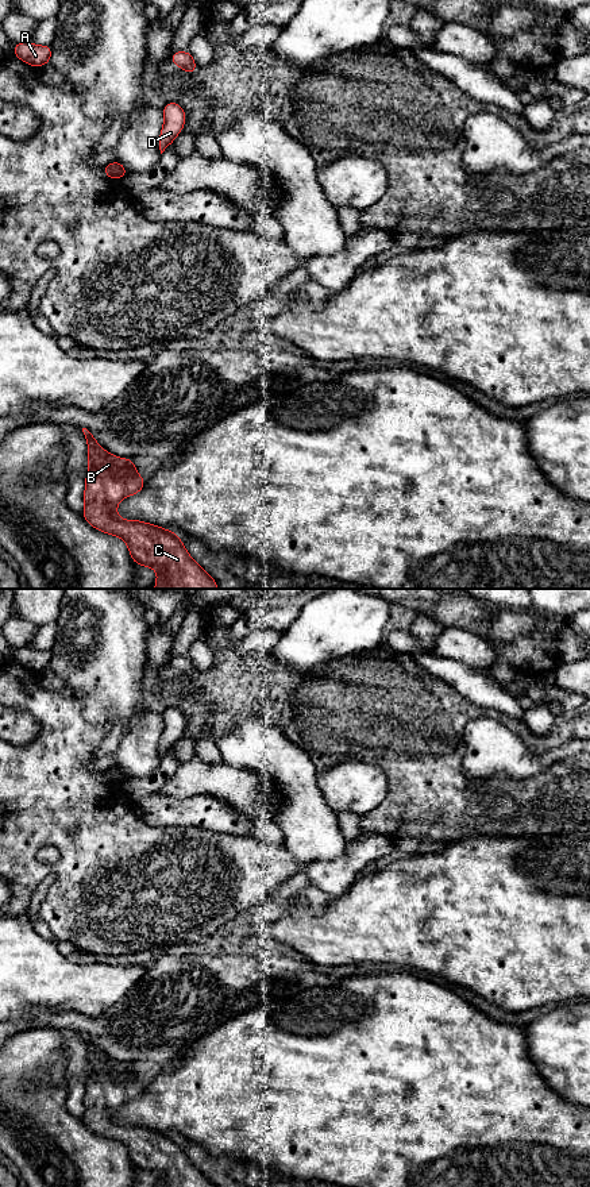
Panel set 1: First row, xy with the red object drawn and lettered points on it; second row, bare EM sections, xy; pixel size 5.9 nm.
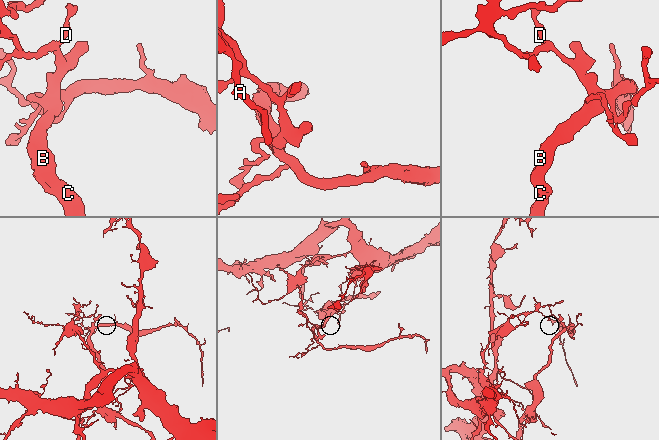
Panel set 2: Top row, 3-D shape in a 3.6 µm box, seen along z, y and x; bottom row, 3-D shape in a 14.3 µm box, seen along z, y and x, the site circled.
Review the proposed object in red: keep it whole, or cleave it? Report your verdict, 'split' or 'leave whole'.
split

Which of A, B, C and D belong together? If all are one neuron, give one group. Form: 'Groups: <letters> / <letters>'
Groups: A / B C D

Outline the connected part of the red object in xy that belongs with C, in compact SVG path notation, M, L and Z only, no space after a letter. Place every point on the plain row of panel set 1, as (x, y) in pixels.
M86 1033L82 1037L90 1071L85 1080L82 1122L97 1136L122 1142L138 1171L158 1178L155 1187L216 1187L189 1160L173 1136L117 1121L117 1109L142 1097L146 1086L138 1079L132 1064L111 1060Z

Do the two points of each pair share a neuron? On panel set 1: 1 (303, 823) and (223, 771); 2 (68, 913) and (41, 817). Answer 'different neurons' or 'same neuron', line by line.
1: different neurons
2: same neuron

